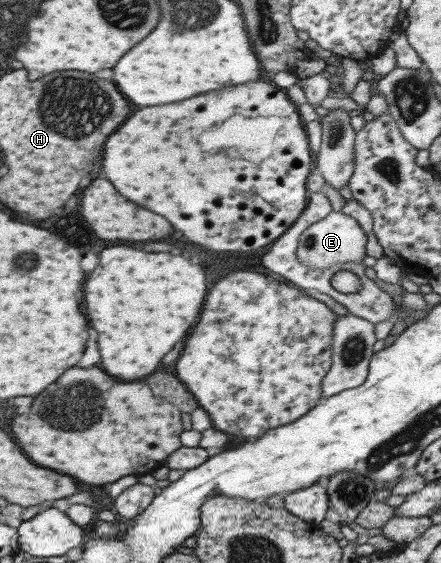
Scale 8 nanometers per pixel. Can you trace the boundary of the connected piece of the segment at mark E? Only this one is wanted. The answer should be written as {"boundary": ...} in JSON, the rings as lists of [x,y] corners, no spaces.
{"boundary":[[[332,211],[323,216],[318,222],[310,224],[297,239],[294,251],[295,257],[308,268],[329,268],[344,266],[348,262],[360,264],[369,262],[365,256],[367,236],[360,230],[353,218],[342,214],[341,211]]]}

